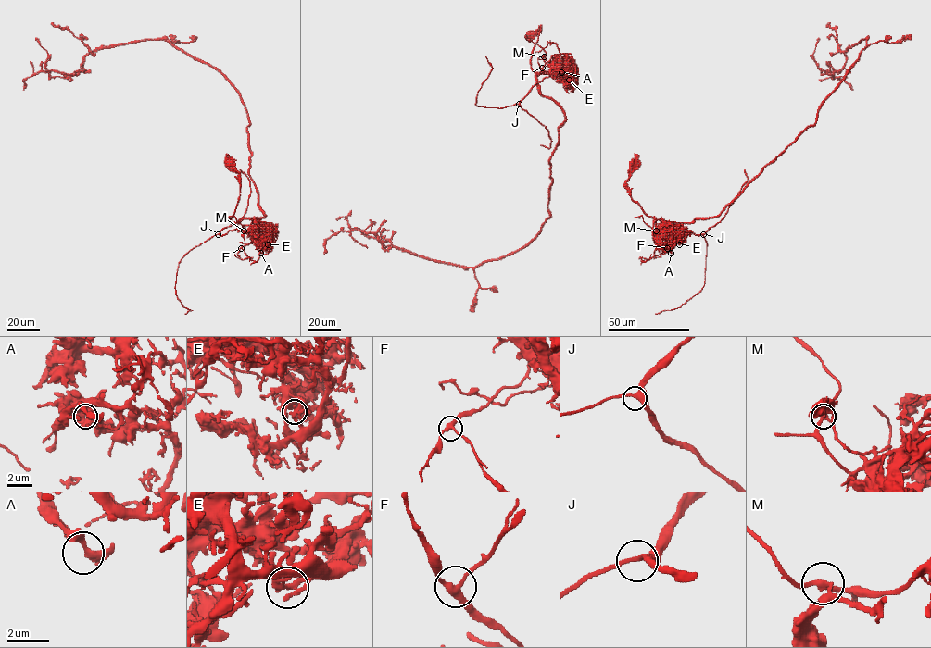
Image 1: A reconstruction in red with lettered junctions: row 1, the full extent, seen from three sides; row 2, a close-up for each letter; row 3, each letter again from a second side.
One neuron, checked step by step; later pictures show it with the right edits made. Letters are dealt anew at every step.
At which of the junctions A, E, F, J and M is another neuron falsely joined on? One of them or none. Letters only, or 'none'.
M

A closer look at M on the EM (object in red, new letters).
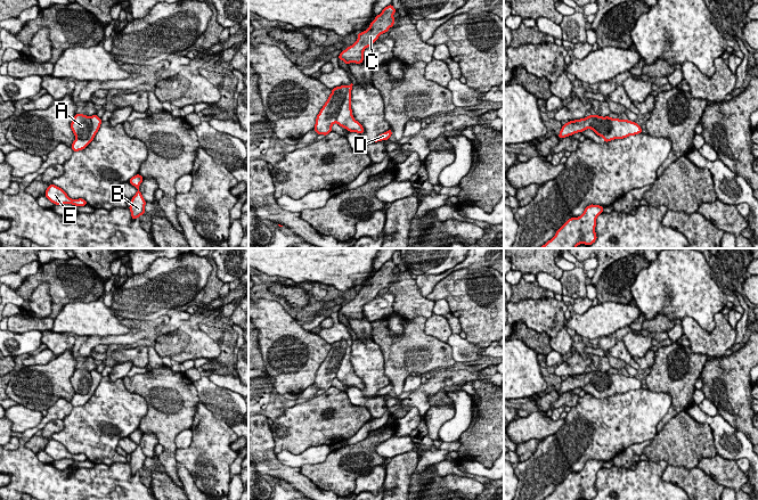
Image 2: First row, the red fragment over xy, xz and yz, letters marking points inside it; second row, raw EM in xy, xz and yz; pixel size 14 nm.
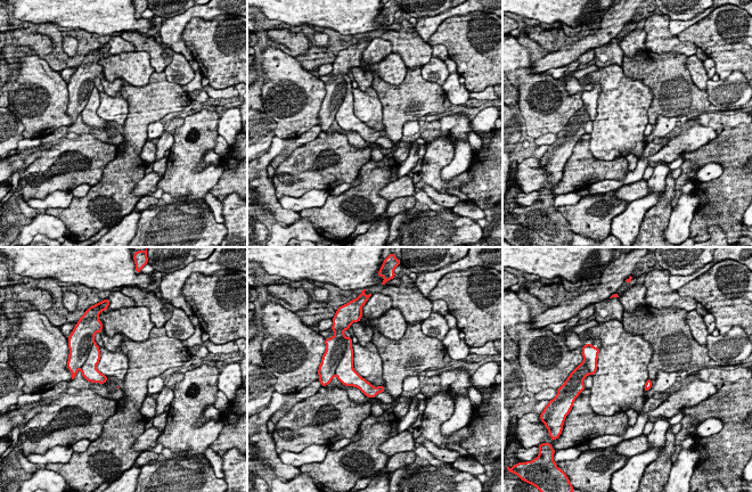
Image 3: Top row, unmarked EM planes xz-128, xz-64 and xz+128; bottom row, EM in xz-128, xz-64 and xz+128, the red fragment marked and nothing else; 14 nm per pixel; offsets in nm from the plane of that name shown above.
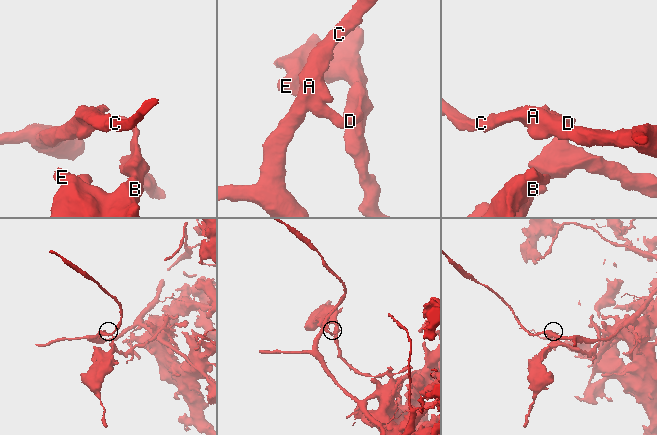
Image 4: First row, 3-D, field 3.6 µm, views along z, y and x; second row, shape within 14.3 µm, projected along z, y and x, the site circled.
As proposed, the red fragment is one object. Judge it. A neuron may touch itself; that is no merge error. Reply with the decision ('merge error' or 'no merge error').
merge error

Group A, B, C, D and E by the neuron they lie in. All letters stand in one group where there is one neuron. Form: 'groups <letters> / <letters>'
groups A C / B D E

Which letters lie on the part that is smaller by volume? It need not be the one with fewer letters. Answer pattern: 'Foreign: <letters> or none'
Foreign: A, C

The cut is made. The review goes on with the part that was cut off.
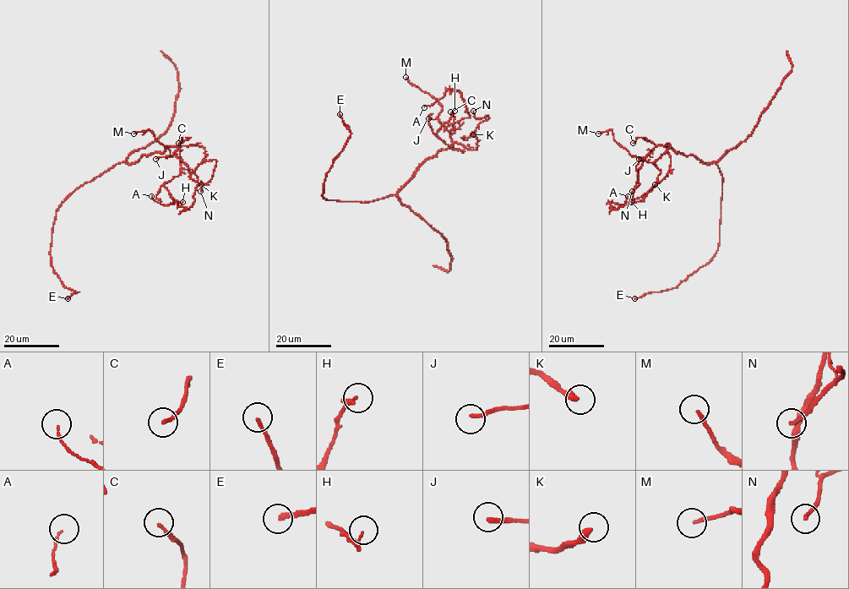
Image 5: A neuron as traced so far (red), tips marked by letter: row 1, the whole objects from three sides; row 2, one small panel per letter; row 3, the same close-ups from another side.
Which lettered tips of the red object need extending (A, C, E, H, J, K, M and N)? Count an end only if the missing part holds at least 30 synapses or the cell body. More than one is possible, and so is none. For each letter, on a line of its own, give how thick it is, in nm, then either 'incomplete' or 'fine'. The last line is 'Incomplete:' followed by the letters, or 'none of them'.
A: calibre 100 nm; fine
C: calibre 180 nm; fine
E: calibre 180 nm; incomplete
H: calibre 190 nm; fine
J: calibre 200 nm; fine
K: calibre 340 nm; fine
M: calibre 180 nm; fine
N: calibre 170 nm; fine
Incomplete: E

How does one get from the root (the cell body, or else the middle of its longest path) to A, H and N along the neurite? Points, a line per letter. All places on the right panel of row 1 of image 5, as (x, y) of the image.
A: (715, 162), (704, 163), (657, 145), (639, 170), (633, 199), (612, 207), (610, 202), (622, 205), (628, 196)
H: (715, 162), (704, 163), (669, 147), (667, 175), (642, 200), (631, 202)
N: (715, 162), (704, 163), (663, 146), (670, 147), (654, 162), (639, 162), (639, 184), (632, 191)

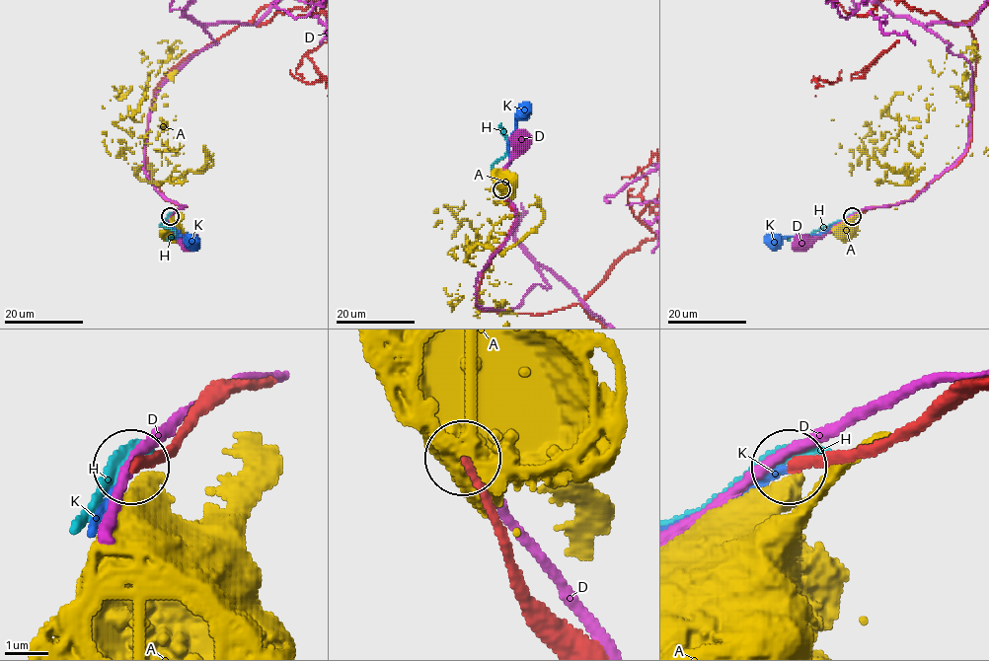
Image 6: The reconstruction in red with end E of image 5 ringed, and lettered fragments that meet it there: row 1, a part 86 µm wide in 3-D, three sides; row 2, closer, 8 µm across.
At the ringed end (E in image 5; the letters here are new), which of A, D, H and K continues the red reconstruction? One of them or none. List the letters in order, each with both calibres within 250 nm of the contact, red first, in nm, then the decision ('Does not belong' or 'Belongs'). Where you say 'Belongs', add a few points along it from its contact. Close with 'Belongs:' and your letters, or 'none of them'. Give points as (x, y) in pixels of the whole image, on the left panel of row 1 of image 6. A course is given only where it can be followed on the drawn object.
A: Thickness 200 nm (red) against 550 nm. Does not belong
D: Thickness 200 nm (red) against 240 nm. Does not belong
H: Thickness 240 nm (red) against 320 nm. Does not belong
K: Thickness 180 nm (red) against 180 nm. Belongs. Its course: (170, 216), (166, 221), (179, 233), (177, 237), (194, 239)
Belongs: K

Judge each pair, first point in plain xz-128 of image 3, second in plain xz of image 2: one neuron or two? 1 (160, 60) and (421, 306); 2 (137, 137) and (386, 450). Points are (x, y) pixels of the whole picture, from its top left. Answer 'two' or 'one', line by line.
1: one
2: two

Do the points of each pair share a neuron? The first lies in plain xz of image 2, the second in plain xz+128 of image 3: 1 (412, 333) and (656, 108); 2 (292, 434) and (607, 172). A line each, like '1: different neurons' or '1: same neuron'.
1: same neuron
2: same neuron

